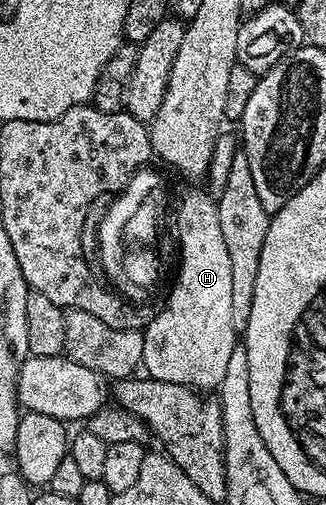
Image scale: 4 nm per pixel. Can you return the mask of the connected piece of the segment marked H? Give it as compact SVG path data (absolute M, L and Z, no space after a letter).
M192 191L180 203L180 212L176 215L176 235L180 238L180 247L178 243L180 272L176 275L176 284L173 285L172 292L169 293L168 300L164 303L164 308L149 321L148 327L146 323L143 328L144 348L142 349L142 357L144 358L142 367L151 378L170 381L183 387L191 387L200 393L208 393L204 391L210 390L211 387L212 390L219 388L222 377L226 377L226 361L230 361L230 353L234 353L234 349L238 346L238 328L234 325L234 321L230 321L230 253L226 250L226 241L222 239L222 224L218 221L218 209L216 208L217 200L213 196L211 199L207 195L209 192L204 191Z

